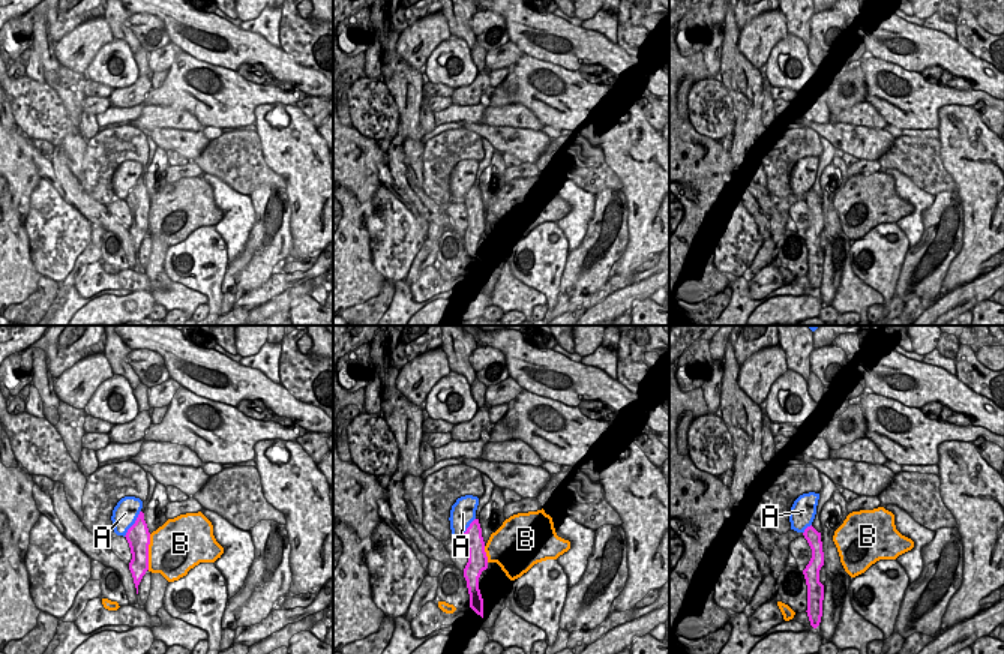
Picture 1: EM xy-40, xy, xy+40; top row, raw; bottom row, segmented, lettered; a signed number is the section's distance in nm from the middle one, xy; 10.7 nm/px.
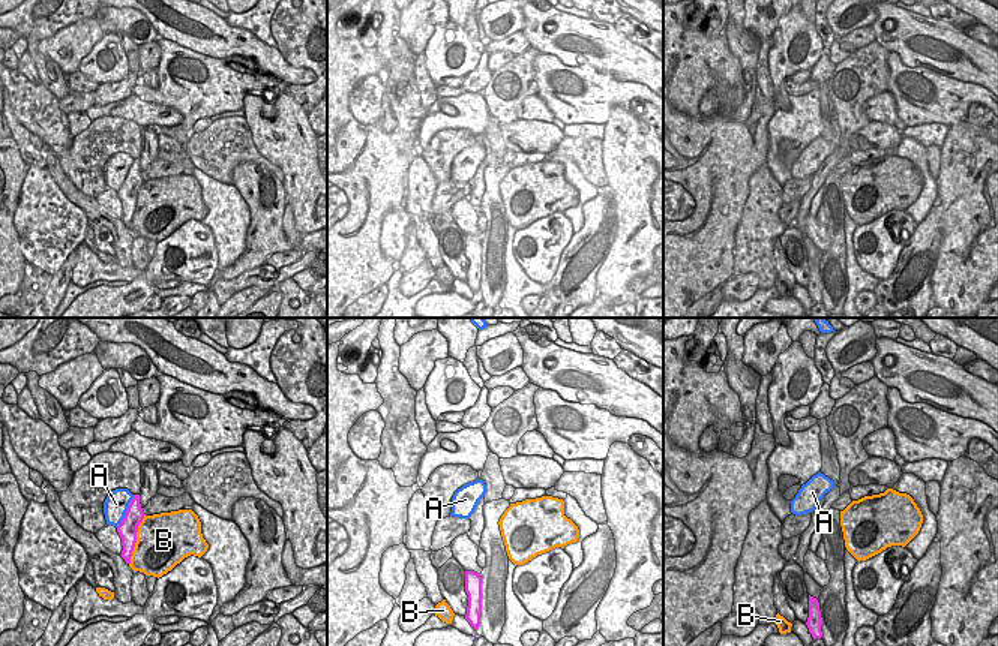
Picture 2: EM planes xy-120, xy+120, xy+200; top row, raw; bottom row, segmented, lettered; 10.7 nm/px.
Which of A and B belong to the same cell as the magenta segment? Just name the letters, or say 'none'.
none

